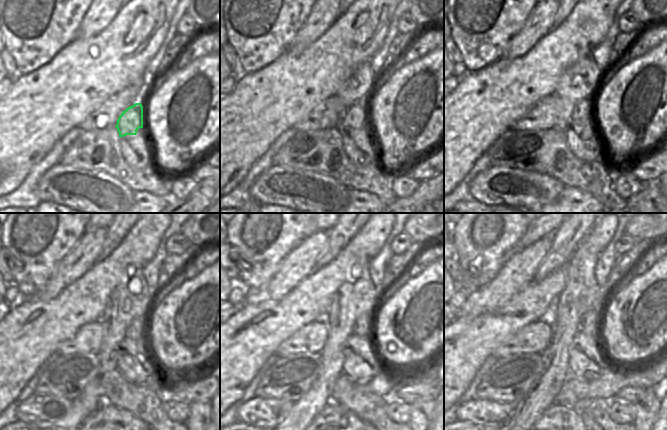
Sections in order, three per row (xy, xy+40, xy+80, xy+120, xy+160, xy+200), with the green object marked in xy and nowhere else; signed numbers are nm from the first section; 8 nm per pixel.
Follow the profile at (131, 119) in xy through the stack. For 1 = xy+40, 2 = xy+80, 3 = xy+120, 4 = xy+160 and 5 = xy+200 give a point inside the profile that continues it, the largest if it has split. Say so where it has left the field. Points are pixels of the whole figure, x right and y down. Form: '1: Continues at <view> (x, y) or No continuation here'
1: Continues at xy+40 (353, 118)
2: Continues at xy+80 (579, 114)
3: Continues at xy+120 (138, 328)
4: Continues at xy+160 (363, 326)
5: Continues at xy+200 (590, 321)

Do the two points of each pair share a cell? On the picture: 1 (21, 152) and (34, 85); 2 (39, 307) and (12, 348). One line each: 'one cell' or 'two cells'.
1: one cell
2: one cell

